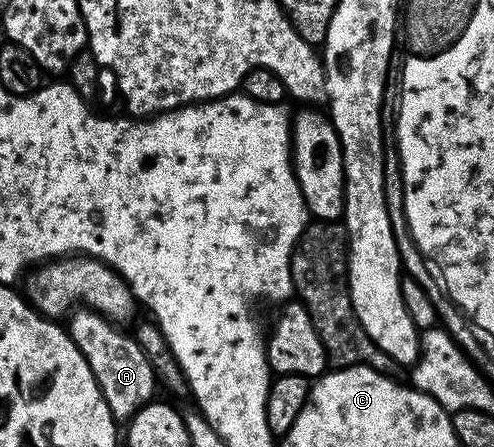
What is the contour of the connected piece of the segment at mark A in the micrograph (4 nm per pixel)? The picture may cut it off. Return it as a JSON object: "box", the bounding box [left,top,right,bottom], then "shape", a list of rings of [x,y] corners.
{"box":[65,305,157,421],"shape":[[[83,305],[78,309],[70,312],[65,330],[77,349],[81,349],[85,361],[89,361],[89,369],[93,369],[93,377],[109,405],[111,416],[116,421],[130,421],[156,398],[157,378],[149,357],[143,352],[134,334],[126,335],[122,326],[112,323],[107,316],[96,313],[90,306]]]}

